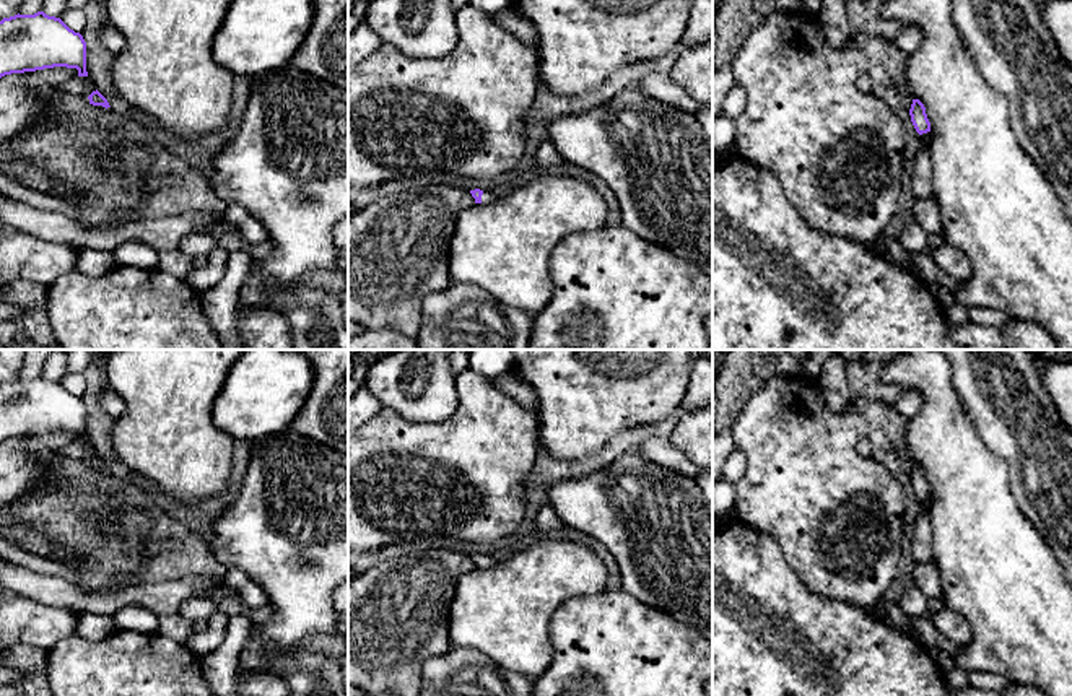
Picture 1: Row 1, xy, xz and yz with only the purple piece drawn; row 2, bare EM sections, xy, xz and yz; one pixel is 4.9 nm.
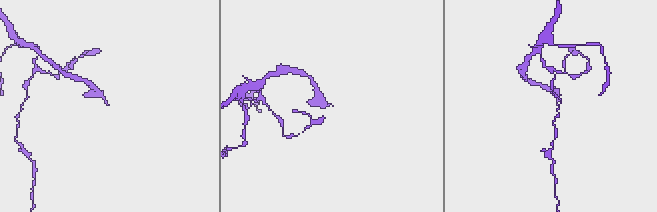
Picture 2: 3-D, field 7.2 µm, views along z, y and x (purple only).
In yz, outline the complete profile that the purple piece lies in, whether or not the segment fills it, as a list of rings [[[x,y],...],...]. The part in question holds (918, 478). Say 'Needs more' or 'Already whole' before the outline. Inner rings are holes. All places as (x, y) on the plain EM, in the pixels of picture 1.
Needs more. [[[913,463],[909,480],[916,496],[919,498],[921,509],[930,507],[930,486],[927,483],[926,472],[919,463]]]

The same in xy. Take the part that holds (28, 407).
Already whole. [[[44,376],[15,379],[0,385],[0,442],[54,431],[86,436],[86,407],[60,382]]]

